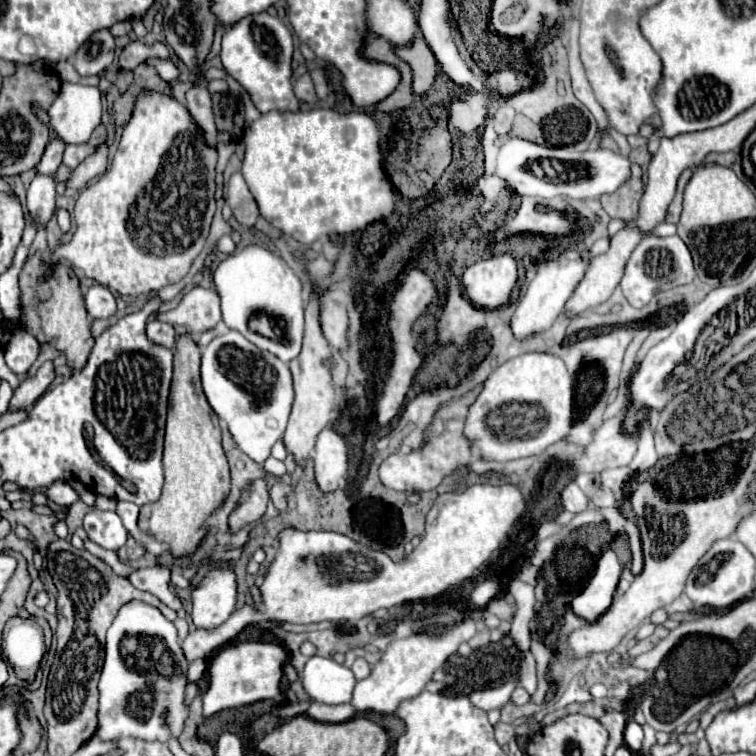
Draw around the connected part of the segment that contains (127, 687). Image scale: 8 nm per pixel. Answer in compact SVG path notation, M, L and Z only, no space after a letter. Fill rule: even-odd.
M141 601L123 605L107 631L105 665L99 679L99 725L95 735L101 741L133 737L167 743L171 737L179 739L189 717L189 707L185 705L185 689L189 685L187 667L189 663L179 645L177 629L159 609ZM125 637L137 637L137 653L121 655L121 641Z

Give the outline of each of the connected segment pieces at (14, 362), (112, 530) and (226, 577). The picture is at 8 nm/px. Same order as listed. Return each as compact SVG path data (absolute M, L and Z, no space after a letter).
M19 327L19 329L15 329L11 333L11 339L3 347L3 351L5 351L7 367L13 373L23 375L35 363L35 359L39 355L39 343L37 343L37 339L29 331Z
M93 509L91 513L85 515L83 529L87 531L89 539L105 549L117 551L119 547L125 545L129 533L123 527L121 517L115 511L101 511Z
M221 565L209 571L203 581L193 587L193 625L205 631L217 629L235 611L235 601L237 583L229 565Z

